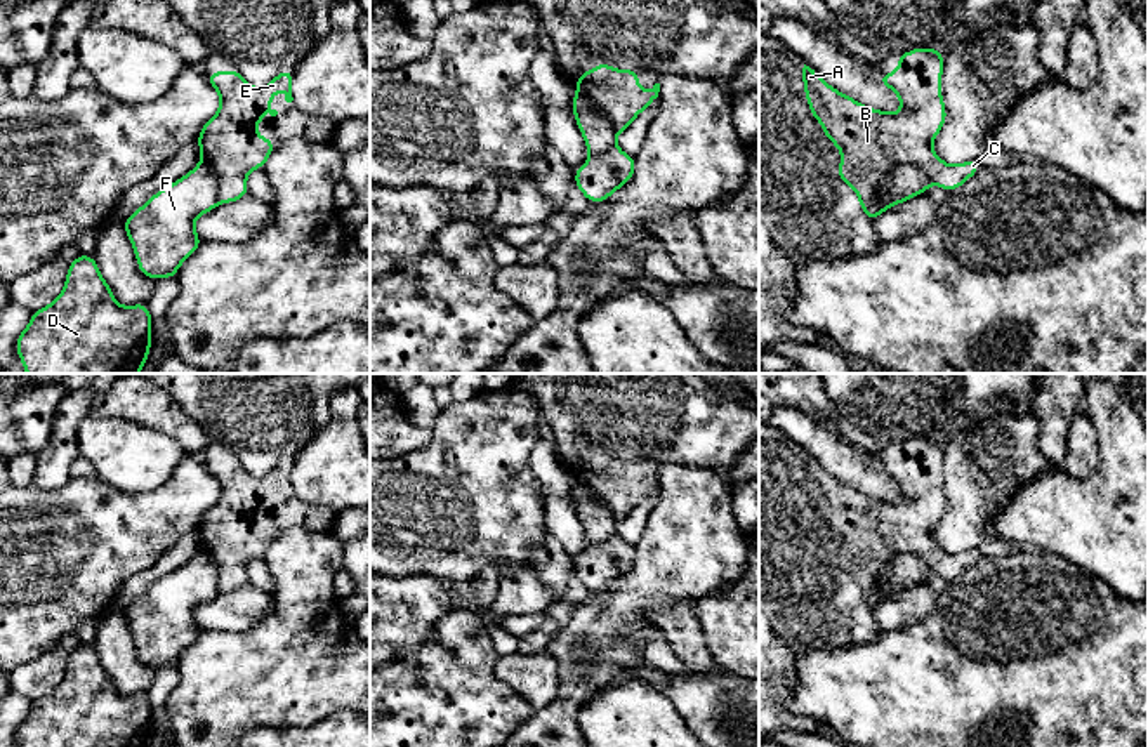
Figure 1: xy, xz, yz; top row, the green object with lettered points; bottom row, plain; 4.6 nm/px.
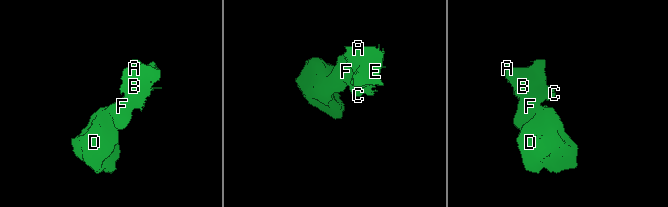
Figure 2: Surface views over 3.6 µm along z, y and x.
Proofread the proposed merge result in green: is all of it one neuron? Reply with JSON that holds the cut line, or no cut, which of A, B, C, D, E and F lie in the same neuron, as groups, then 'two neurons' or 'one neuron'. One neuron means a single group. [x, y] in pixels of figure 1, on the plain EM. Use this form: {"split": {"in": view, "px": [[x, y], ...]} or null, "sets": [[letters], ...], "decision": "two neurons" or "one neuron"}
{"split": {"in": "yz", "px": [[926, 561], [914, 553], [888, 561], [869, 608]]}, "sets": [["A", "B", "C", "E"], ["D", "F"]], "decision": "two neurons"}

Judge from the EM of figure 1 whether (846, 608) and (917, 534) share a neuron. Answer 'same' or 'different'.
same

